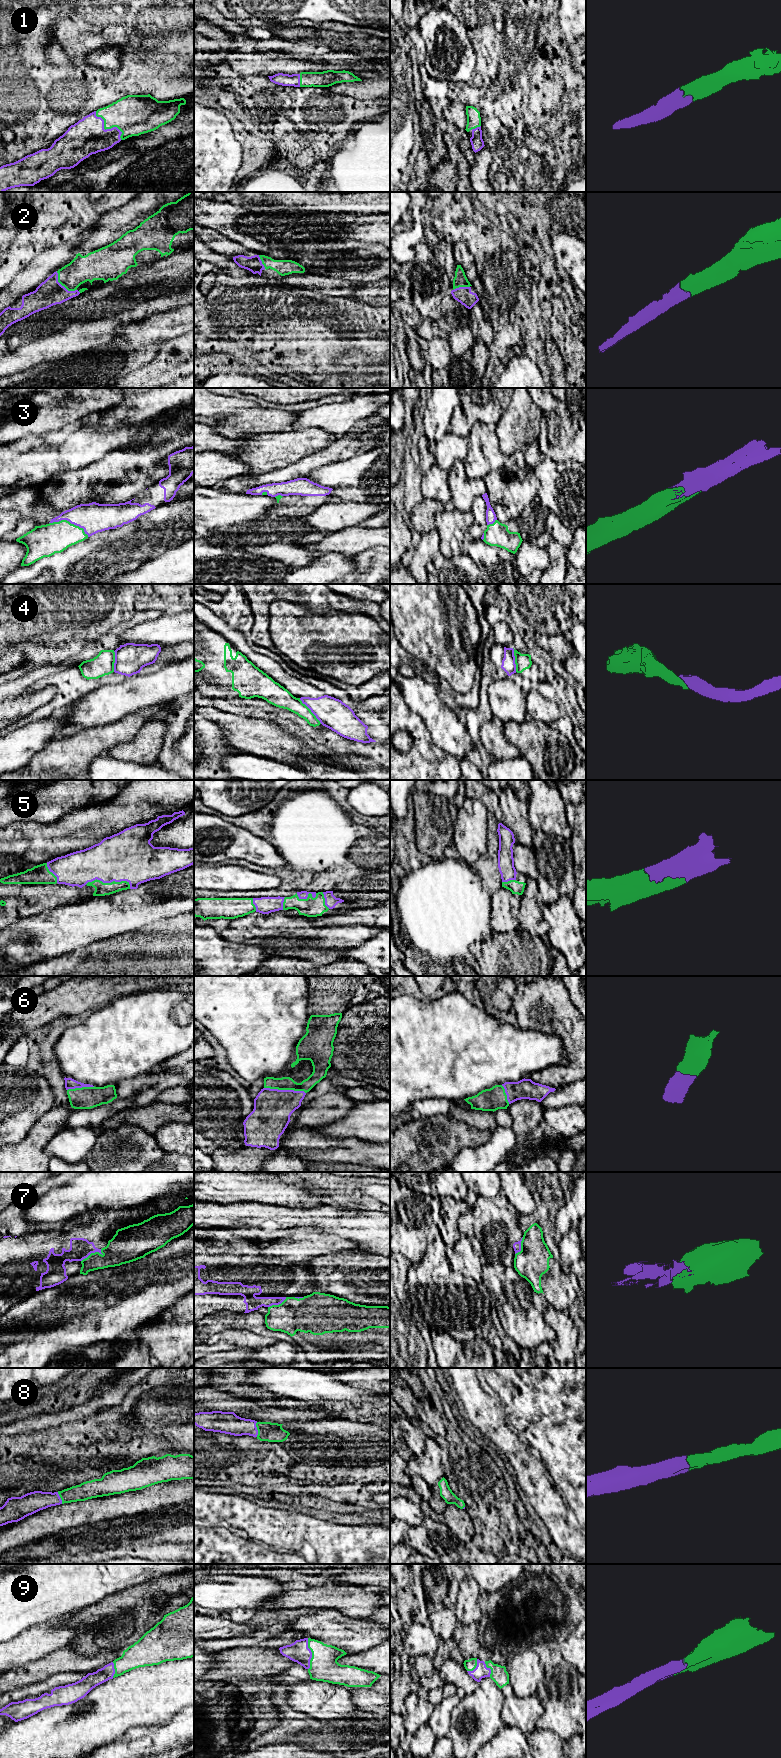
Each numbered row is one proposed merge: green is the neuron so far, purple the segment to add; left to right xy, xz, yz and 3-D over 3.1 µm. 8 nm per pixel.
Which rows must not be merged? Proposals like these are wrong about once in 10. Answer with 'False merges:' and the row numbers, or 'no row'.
False merges: 4, 7

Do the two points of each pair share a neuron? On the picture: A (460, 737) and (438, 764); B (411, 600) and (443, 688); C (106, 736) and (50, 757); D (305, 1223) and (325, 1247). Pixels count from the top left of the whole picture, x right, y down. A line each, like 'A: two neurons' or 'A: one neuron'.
A: two neurons
B: two neurons
C: one neuron
D: two neurons

